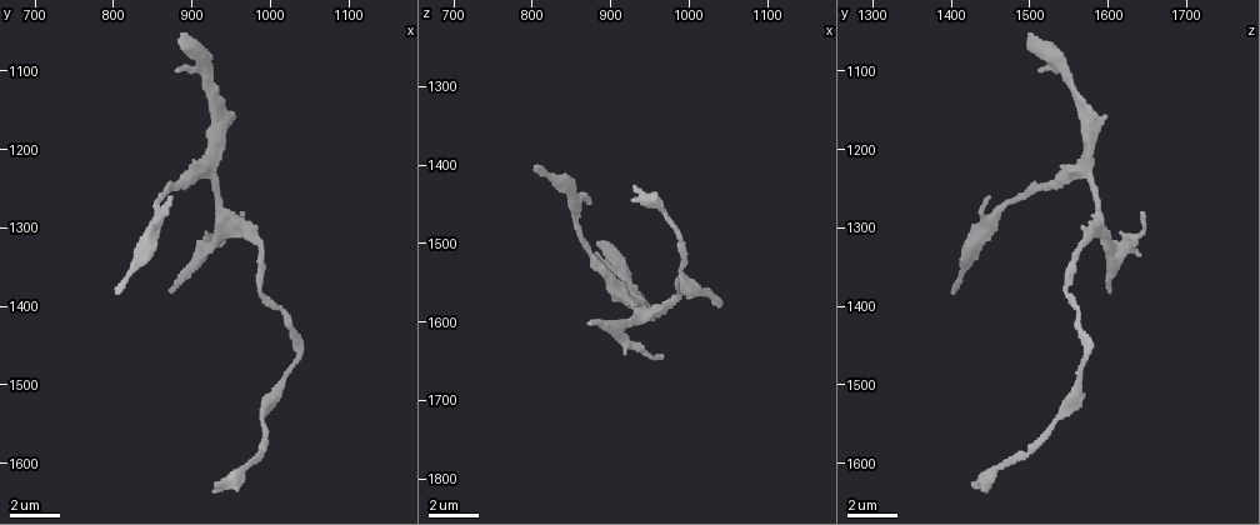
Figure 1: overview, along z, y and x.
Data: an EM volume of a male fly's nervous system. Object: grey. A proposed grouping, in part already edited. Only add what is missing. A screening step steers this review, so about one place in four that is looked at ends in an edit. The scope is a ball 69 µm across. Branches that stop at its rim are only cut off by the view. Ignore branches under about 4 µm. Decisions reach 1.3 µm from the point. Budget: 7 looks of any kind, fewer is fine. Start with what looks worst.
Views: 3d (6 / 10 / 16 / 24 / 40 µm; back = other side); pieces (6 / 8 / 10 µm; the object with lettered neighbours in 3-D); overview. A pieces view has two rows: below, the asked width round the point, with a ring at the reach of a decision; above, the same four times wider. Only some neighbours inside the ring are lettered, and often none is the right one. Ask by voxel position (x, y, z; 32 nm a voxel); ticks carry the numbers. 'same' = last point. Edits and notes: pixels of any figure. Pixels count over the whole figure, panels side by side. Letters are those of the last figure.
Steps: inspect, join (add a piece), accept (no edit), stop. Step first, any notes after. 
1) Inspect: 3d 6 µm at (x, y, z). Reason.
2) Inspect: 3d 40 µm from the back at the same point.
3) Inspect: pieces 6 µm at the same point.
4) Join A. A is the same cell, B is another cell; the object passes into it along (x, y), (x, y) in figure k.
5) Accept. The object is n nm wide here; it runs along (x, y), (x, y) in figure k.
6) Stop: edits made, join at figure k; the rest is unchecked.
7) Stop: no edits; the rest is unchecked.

Inspect: 3d 6 µm at (805, 1380, 1405). Thin end.

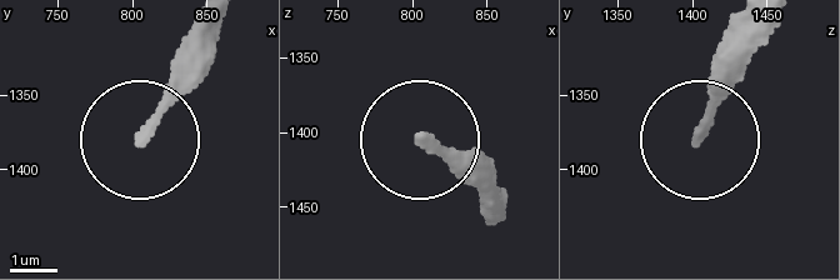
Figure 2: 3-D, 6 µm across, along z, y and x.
Inspect: pieces 10 µm at (808, 1380, 1406).

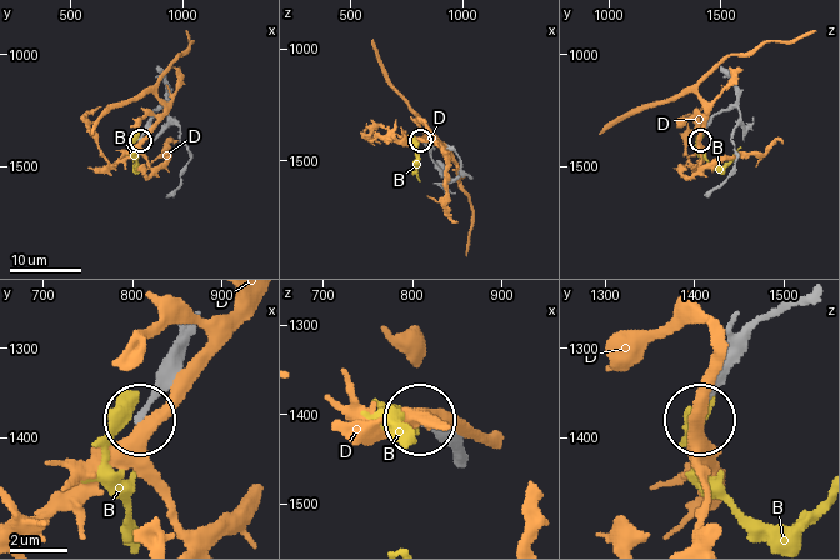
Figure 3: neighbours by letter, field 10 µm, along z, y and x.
Accept. B and D are other cells; none of them fits.

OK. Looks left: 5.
Inspect: pieces 10 µm at (890, 1055, 1500). An open end.

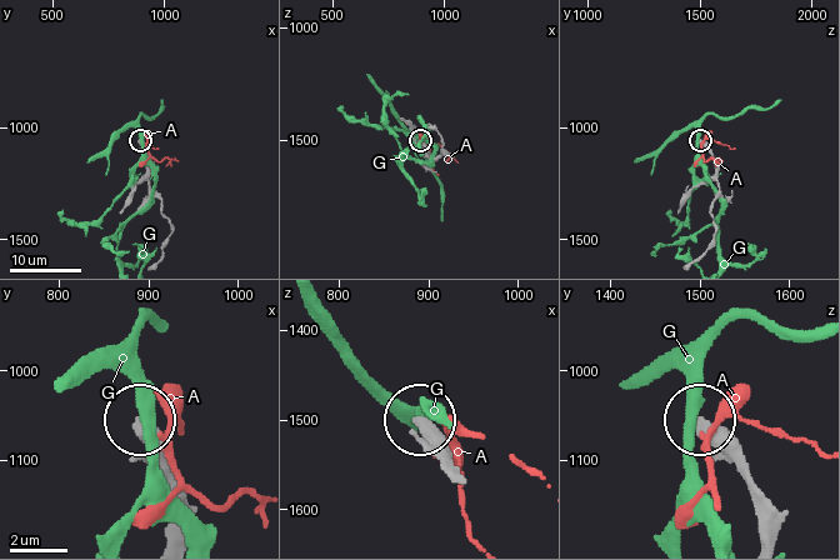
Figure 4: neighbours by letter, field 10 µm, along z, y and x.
Accept. A and G are other cells; it runs along (771, 536), (769, 501), (701, 425) in figure 4; no lettered piece goes on from it.

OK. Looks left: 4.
Inspect: pieces 8 µm at (875, 1380, 1600). Free end.

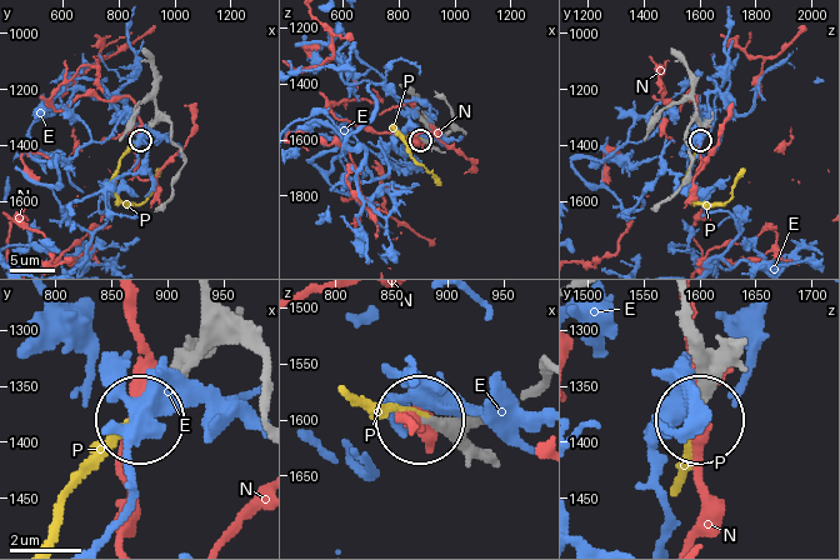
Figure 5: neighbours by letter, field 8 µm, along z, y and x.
Join P. P is the same cell, E and N are other cells; the cell continues.

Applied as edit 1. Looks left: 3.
Stop: edits made, join at figure 5; the rest is unchecked.

